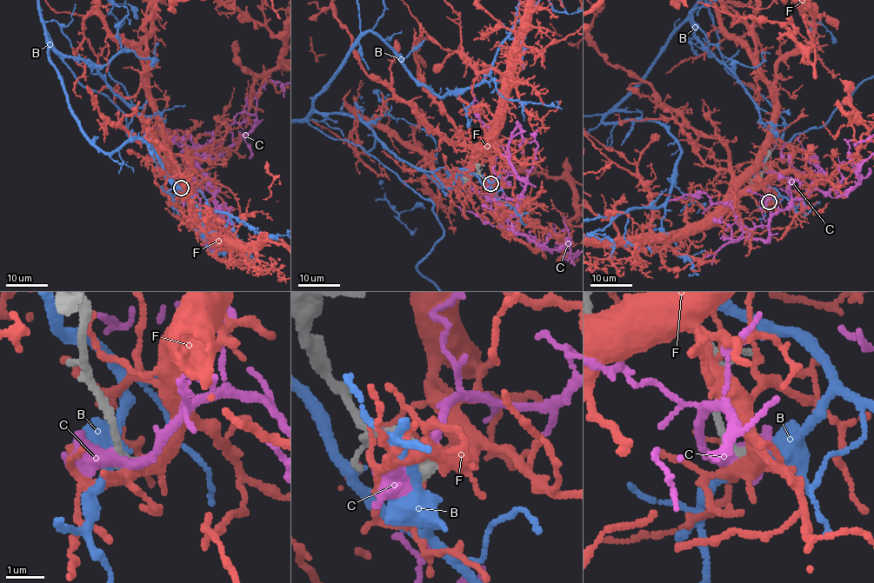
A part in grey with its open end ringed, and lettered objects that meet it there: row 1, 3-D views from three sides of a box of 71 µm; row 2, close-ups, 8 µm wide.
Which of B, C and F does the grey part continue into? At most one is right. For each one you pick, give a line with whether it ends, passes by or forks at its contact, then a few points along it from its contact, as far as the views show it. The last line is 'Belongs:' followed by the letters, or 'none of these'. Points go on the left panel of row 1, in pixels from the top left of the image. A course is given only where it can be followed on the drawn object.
C: it forks
Belongs: C

